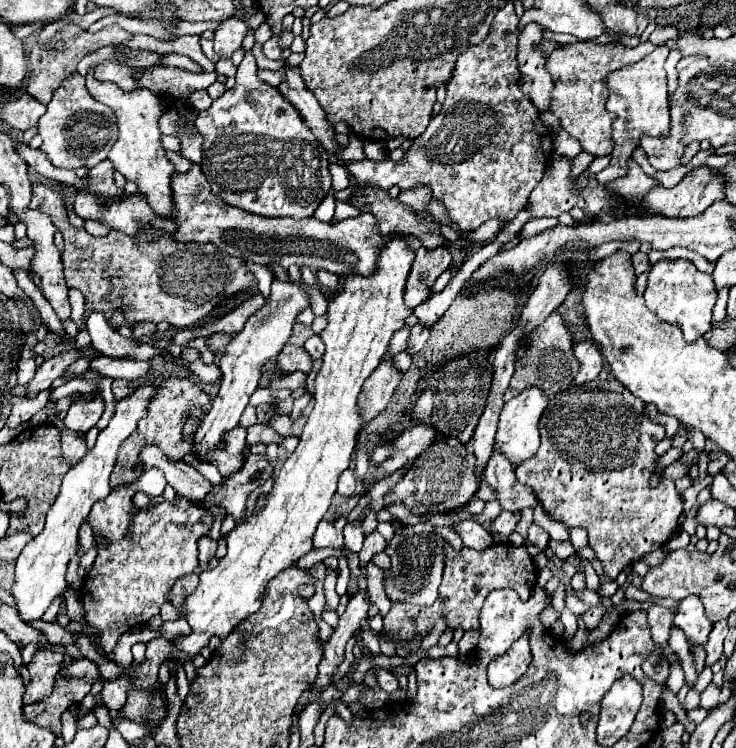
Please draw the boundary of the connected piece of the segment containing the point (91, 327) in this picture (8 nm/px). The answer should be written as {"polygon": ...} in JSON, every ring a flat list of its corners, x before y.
{"polygon":[[92,311,86,317,86,329,92,337,92,343,102,355,108,357,120,357,120,359,130,359,130,361,148,361,154,355,162,355,162,349,146,345,146,343,136,343,134,339,124,339,118,331,114,331,104,313]]}

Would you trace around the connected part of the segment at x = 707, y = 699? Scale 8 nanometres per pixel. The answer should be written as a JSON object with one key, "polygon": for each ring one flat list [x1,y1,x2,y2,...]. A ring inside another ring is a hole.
{"polygon":[[710,685,710,687,700,695,700,707,704,707,704,709,710,709,710,707,718,705,718,701,720,701,720,689,714,687,714,685]]}

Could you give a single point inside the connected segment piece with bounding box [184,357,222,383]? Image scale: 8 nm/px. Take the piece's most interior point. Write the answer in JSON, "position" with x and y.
{"position":[204,373]}

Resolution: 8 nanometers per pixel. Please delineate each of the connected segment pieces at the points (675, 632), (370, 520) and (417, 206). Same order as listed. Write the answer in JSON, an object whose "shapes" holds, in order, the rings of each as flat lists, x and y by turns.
{"shapes":[[[672,625,670,629,670,647,672,651,680,657,682,661,682,669,684,669,684,675,686,675,686,685,690,689,694,689,694,683,698,679,696,675,696,669,694,669,694,663,692,663,692,653,690,653,690,645,688,645,688,639,684,639,684,633,680,633,680,629,676,629]],[[362,513,362,515,360,515,360,517,358,517,358,521,362,521,362,519,364,519,363,522,363,526,362,526,362,530,363,530,363,535,364,537,368,536,369,534,371,534,372,532,377,530,377,525,378,525,378,521,376,519,376,514,375,513,369,513,366,515,364,515,364,513]],[[420,185,420,187,412,189,412,191,401,191,397,199,404,204,410,205,416,212,431,218,431,214,427,210,427,204,432,199,428,186]]]}

